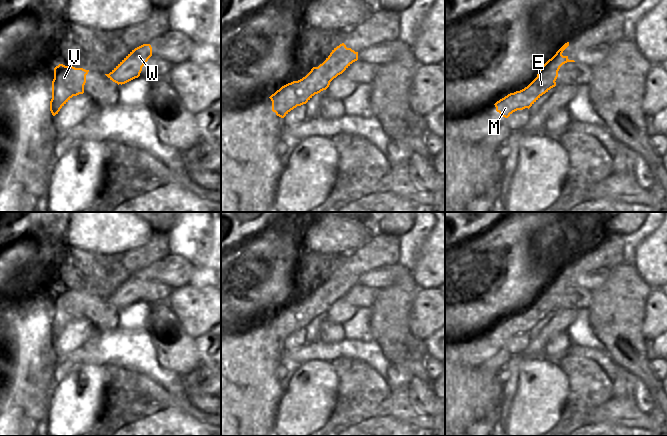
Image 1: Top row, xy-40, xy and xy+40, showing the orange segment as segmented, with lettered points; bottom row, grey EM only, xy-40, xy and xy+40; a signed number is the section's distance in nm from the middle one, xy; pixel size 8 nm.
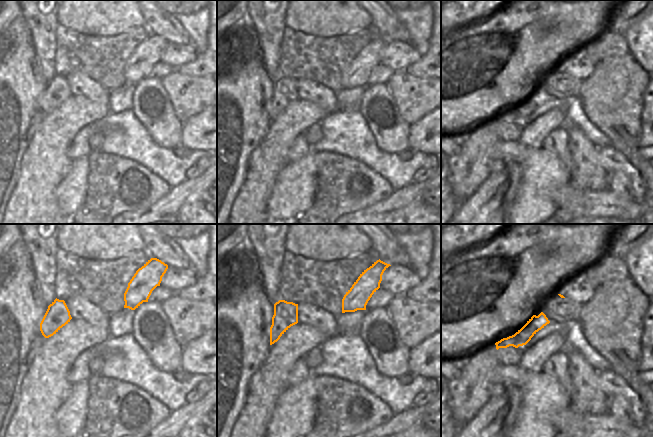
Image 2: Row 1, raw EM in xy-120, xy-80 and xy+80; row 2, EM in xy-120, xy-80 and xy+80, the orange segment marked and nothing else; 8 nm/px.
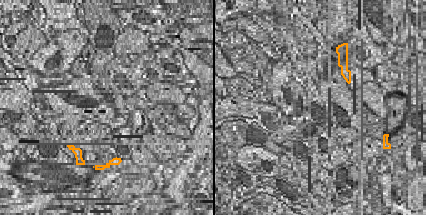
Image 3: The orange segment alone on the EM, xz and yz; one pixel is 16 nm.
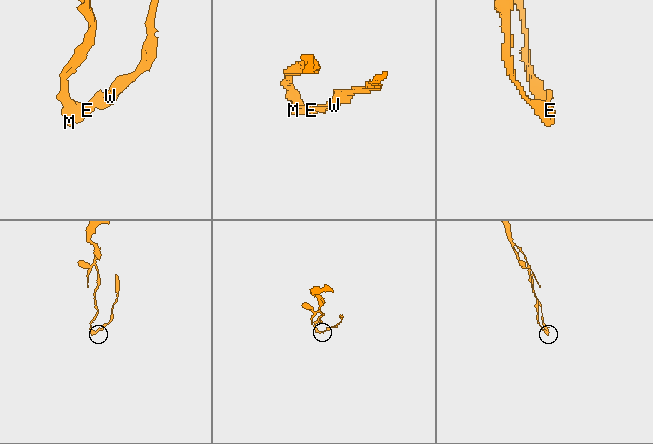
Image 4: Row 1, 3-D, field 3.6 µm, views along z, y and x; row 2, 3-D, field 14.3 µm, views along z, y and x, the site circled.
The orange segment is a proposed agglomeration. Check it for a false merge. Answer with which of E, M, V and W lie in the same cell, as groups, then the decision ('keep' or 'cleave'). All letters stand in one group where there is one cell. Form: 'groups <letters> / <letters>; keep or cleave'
groups E M V / W; cleave

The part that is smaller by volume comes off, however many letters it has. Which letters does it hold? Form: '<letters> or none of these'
W

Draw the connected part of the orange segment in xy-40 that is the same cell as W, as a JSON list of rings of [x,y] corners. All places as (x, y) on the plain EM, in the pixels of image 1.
[[[143,268],[132,274],[109,298],[105,299],[118,309],[125,308],[140,300],[142,291],[151,280],[151,269]]]

